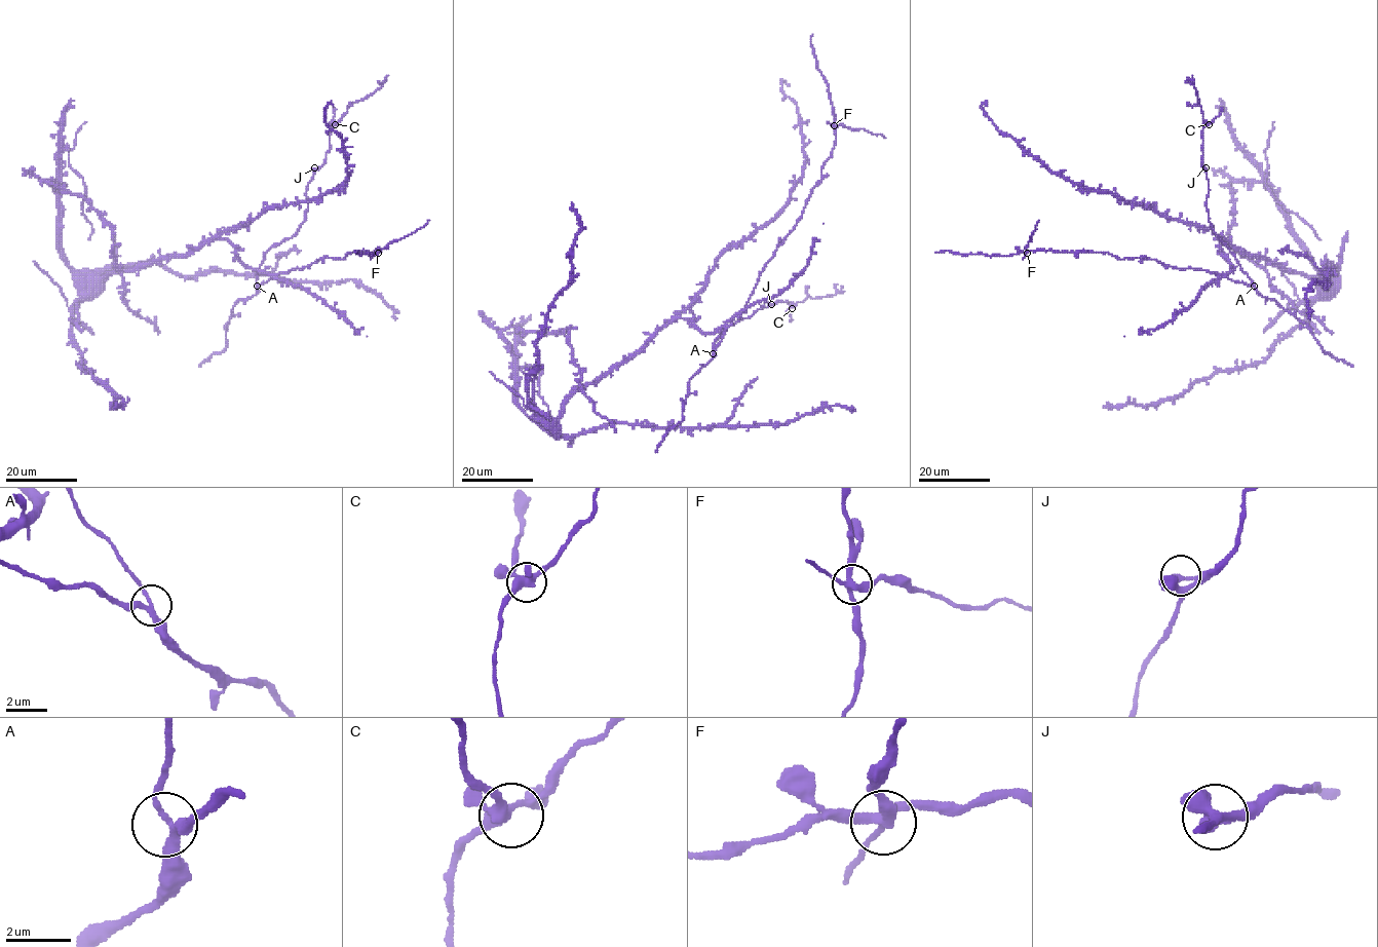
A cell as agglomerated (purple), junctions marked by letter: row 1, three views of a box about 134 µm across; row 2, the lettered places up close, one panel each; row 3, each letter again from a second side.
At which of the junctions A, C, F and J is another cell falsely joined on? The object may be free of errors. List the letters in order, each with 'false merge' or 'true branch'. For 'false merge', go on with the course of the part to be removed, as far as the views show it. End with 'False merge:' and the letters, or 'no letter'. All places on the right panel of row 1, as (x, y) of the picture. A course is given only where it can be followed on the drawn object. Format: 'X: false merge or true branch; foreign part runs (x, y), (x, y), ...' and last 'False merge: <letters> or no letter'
A: true branch
C: true branch
F: false merge; foreign part runs (1027, 253), (1029, 237), (1039, 221)
J: true branch
False merge: F

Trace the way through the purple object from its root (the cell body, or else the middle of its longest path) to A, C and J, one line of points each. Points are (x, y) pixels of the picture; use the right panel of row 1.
A: (1319, 286), (1317, 278), (1250, 257), (1219, 239), (1233, 267), (1221, 275), (1254, 286)
C: (1319, 286), (1317, 278), (1219, 239), (1233, 267), (1221, 275), (1253, 285), (1208, 220), (1202, 128), (1209, 124)
J: (1319, 286), (1317, 278), (1250, 257), (1219, 239), (1233, 267), (1221, 275), (1253, 285), (1208, 220), (1206, 167)

